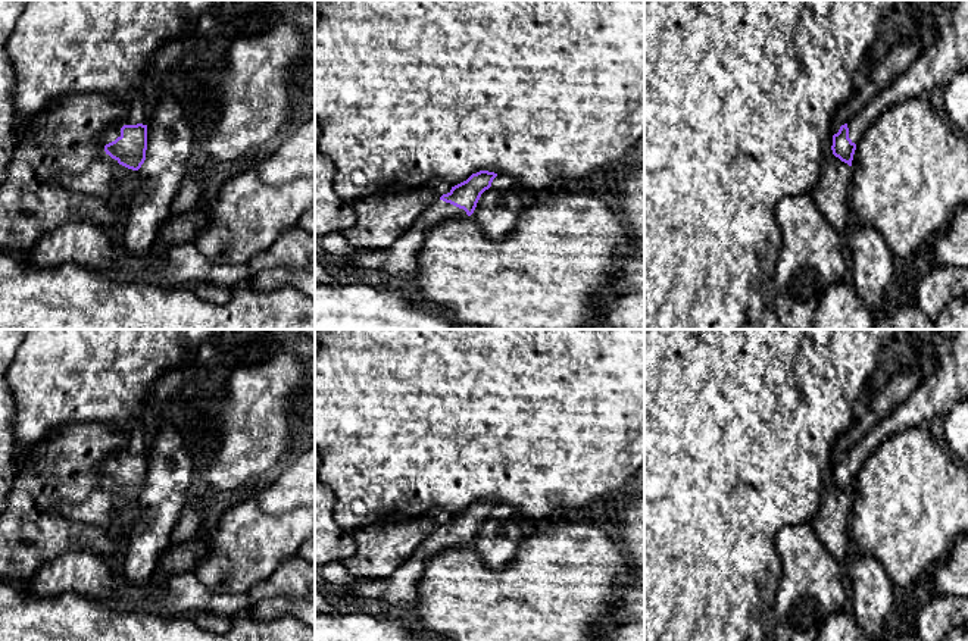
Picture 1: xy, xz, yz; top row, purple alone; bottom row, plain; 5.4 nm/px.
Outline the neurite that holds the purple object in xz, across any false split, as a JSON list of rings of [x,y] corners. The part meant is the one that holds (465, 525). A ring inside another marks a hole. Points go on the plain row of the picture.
[[[488,500],[472,503],[466,510],[452,516],[447,523],[427,537],[390,576],[365,581],[353,579],[343,584],[344,588],[360,597],[413,610],[419,601],[415,585],[421,579],[428,559],[450,548],[471,545],[481,523],[491,516],[496,506],[497,503]]]

